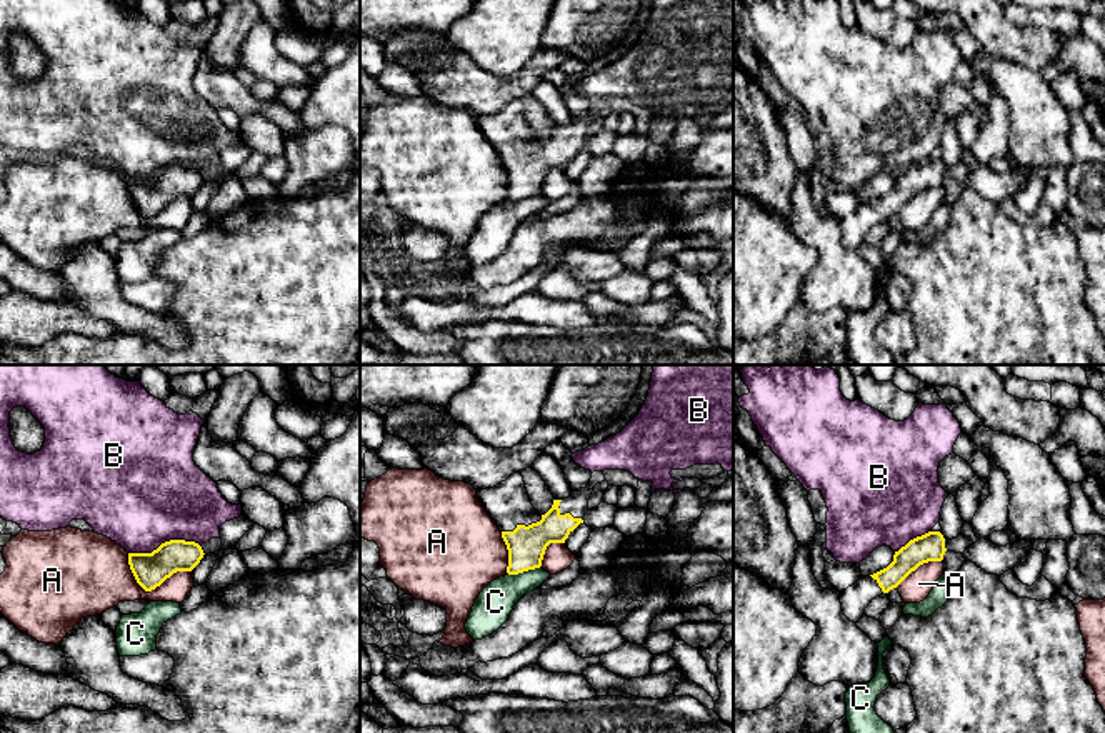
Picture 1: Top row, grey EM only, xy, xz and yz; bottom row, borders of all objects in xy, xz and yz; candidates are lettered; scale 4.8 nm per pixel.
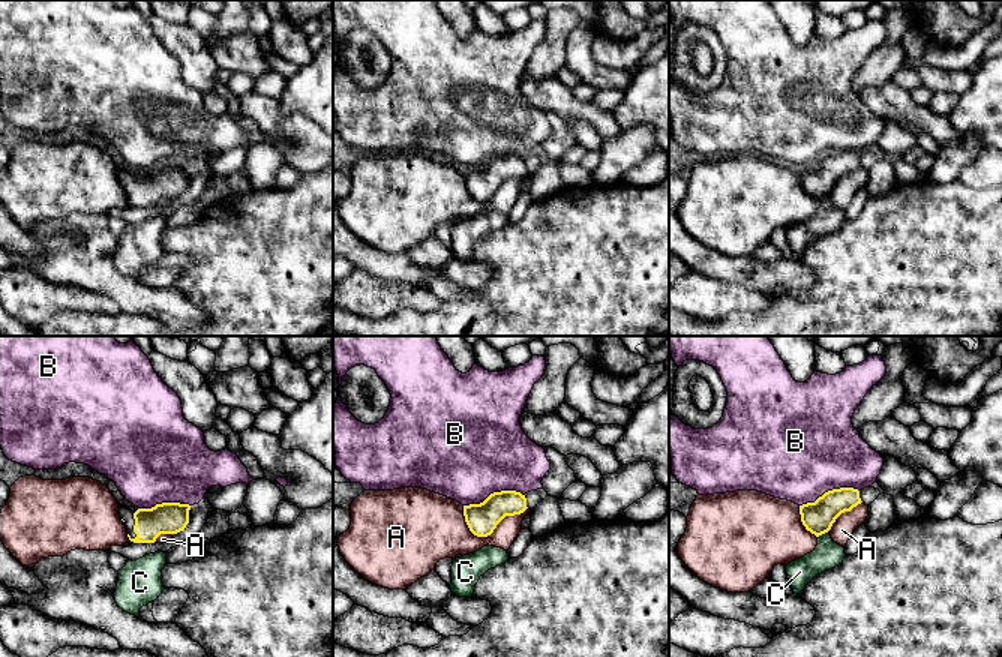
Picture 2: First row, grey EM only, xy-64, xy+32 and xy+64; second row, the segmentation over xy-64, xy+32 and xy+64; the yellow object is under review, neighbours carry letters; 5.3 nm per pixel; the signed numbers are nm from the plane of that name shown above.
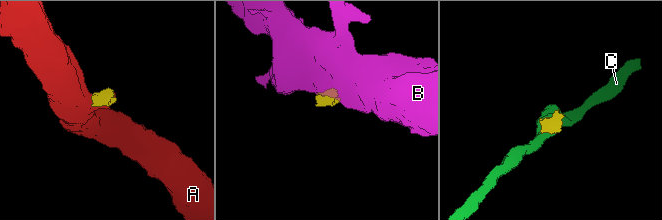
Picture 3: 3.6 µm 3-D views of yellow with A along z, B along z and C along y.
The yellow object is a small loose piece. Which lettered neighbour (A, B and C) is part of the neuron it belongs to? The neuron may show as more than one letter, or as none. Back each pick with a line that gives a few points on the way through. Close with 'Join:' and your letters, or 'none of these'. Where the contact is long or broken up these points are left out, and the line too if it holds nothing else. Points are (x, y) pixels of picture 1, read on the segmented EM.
Join: none of these

